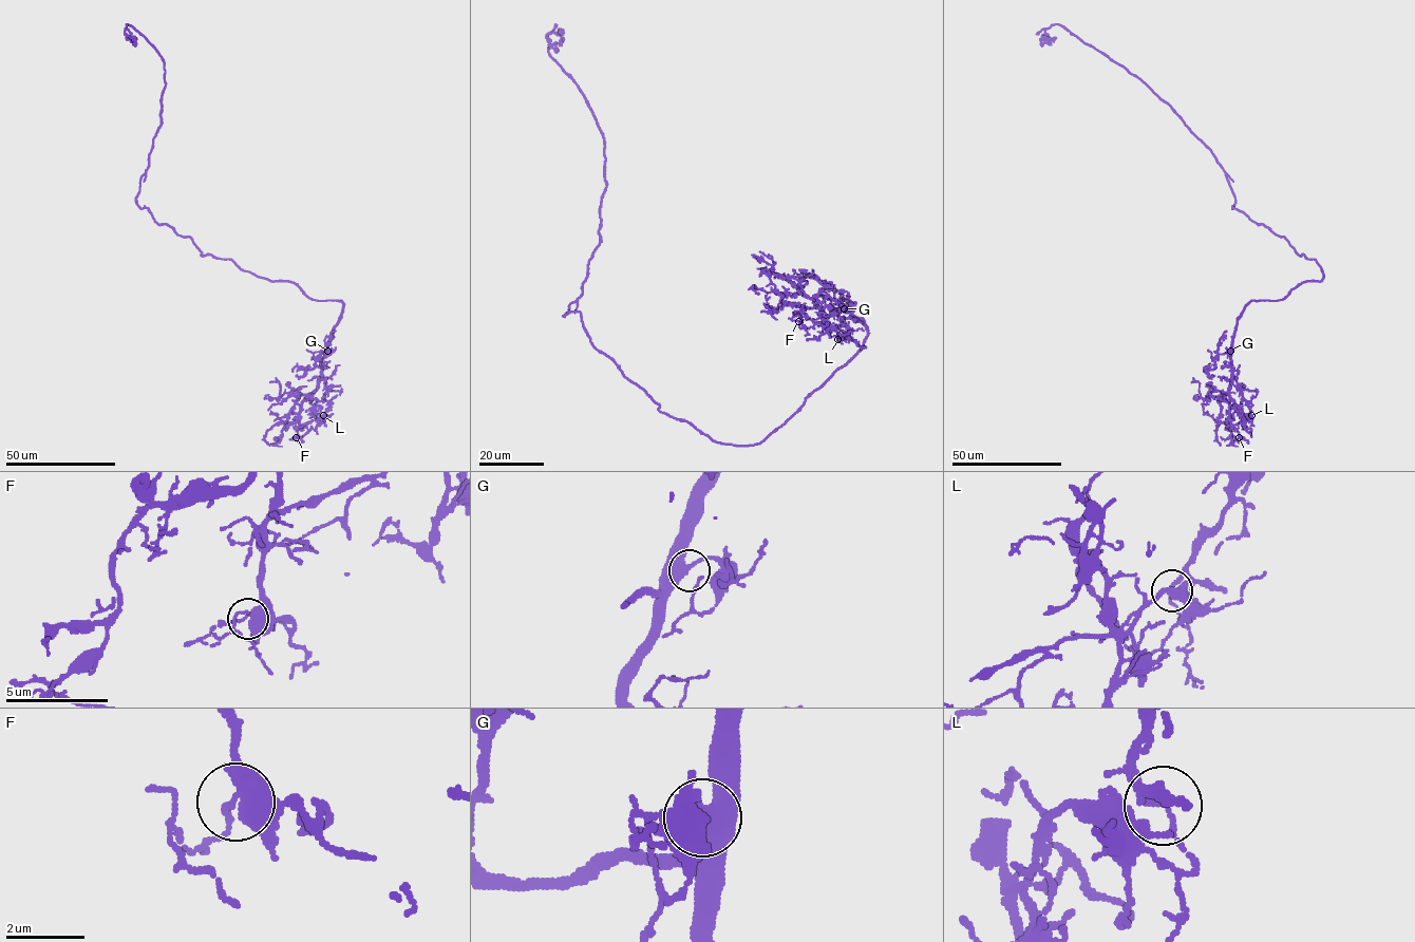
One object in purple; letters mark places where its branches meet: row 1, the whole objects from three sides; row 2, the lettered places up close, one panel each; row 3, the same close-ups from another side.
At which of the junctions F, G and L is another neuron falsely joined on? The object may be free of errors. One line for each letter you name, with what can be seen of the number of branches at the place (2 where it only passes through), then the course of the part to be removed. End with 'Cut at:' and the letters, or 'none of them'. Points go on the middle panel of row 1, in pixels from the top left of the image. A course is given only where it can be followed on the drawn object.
L: Branches: 2. Course of the part to remove: (837, 339), (841, 338), (831, 336), (823, 324), (830, 316), (833, 318)
Cut at: L

